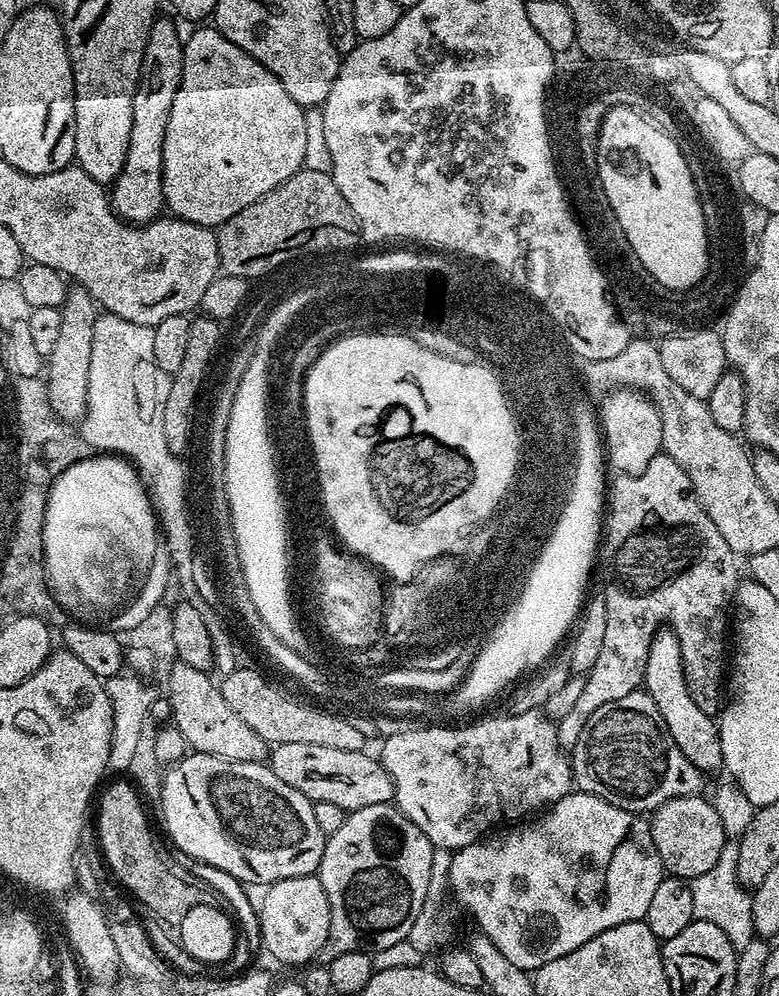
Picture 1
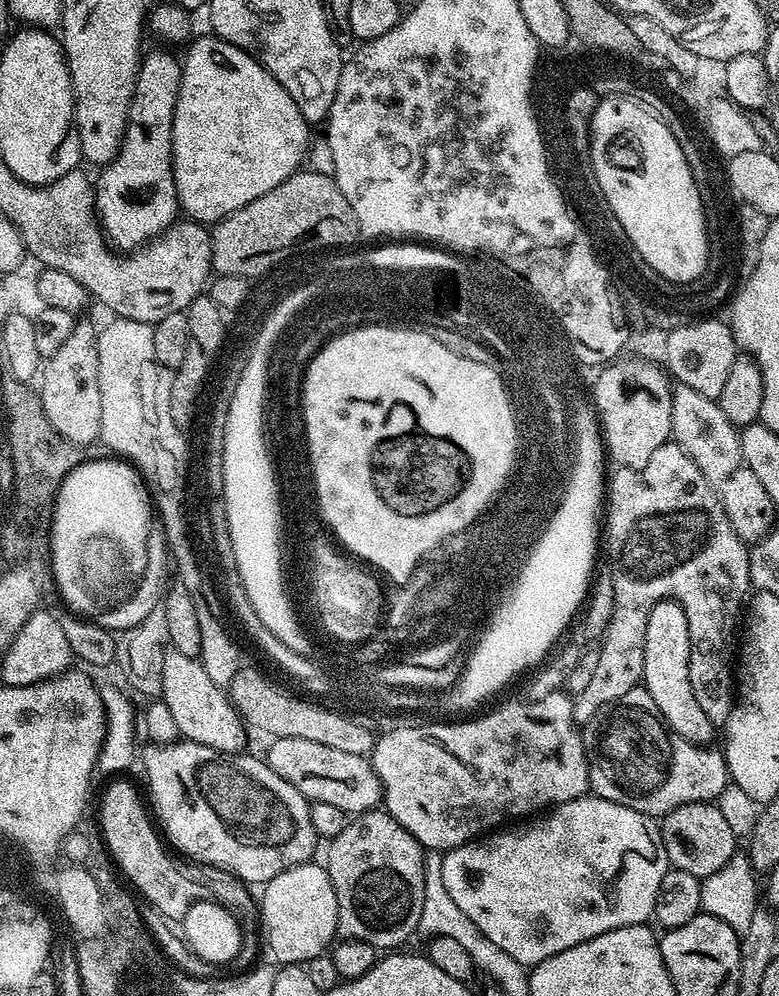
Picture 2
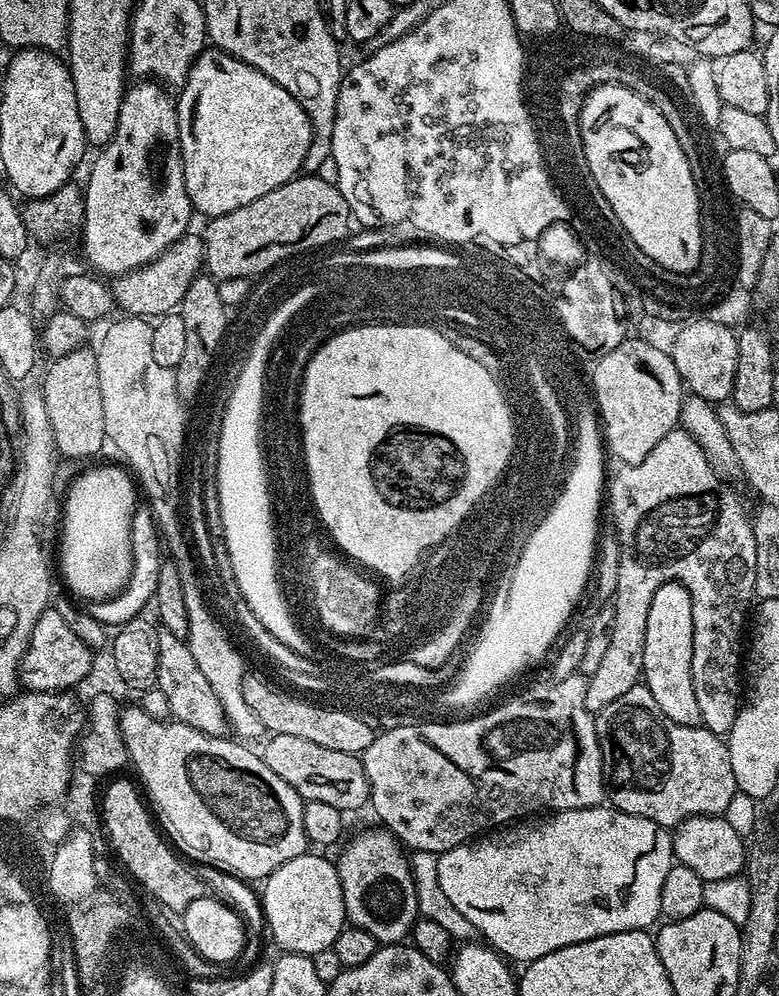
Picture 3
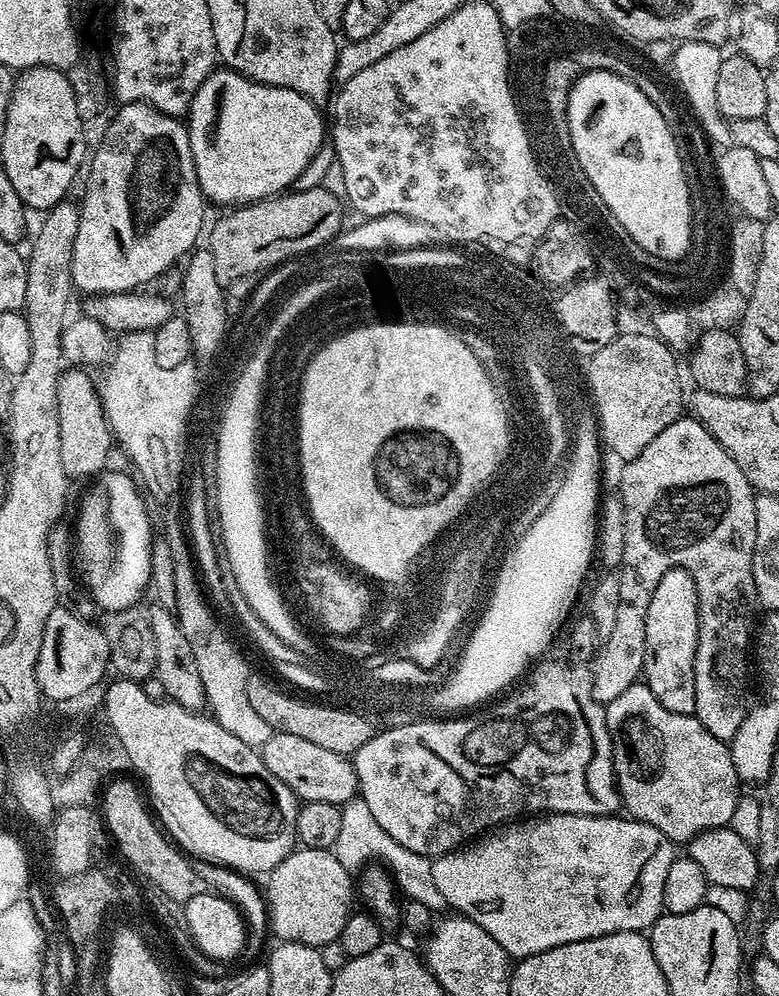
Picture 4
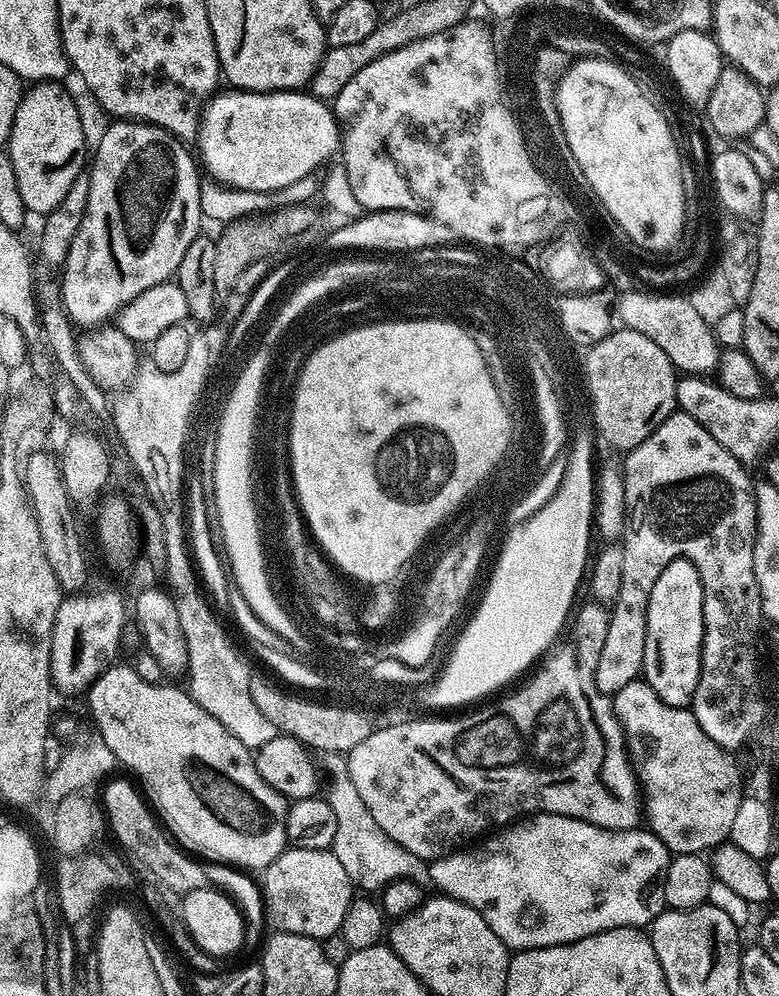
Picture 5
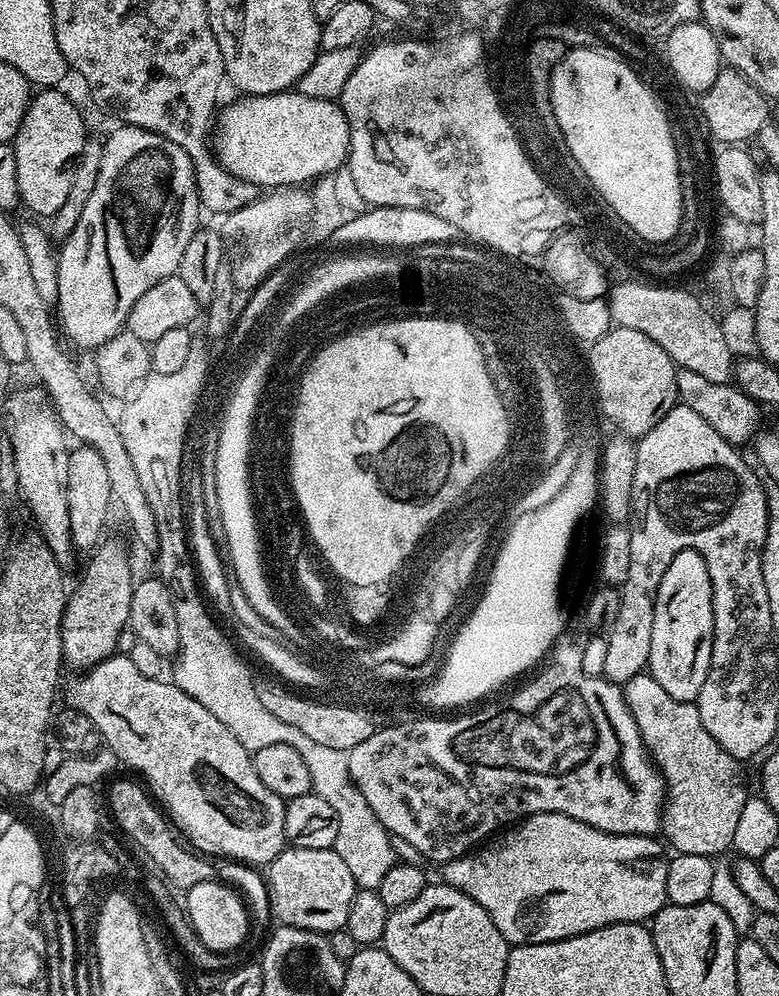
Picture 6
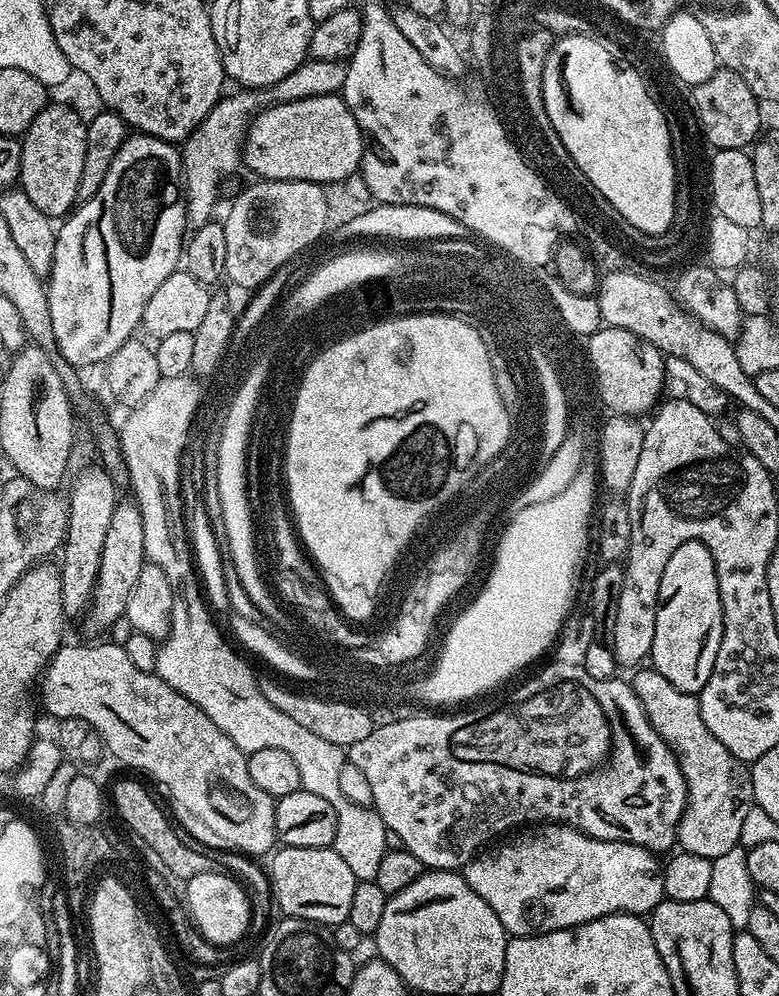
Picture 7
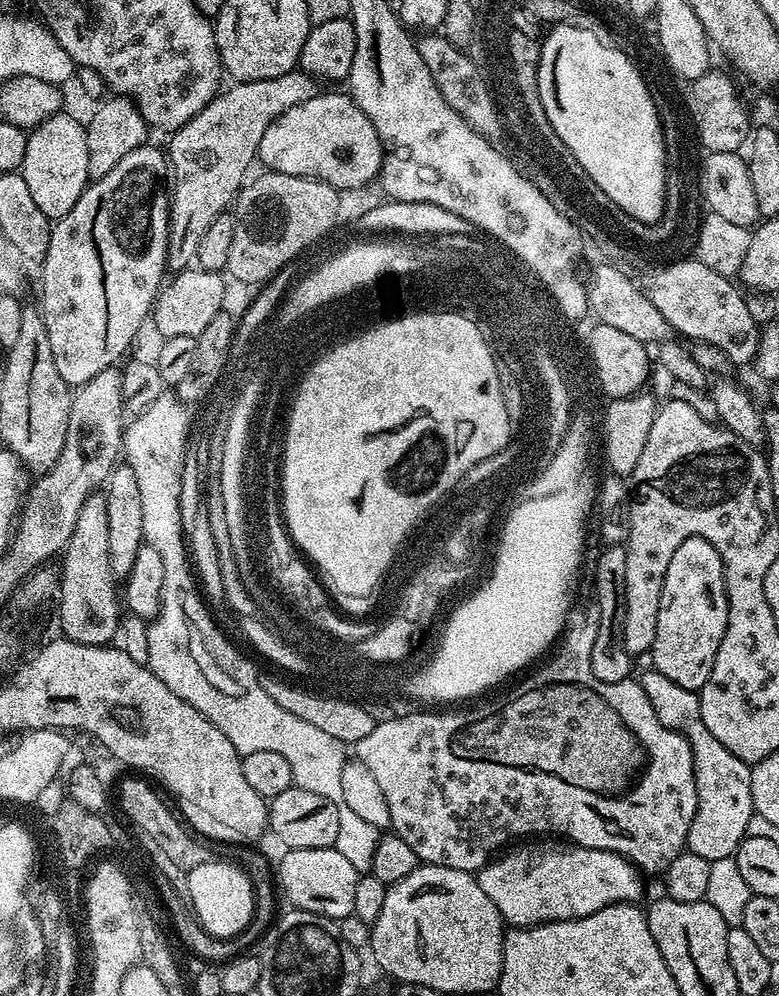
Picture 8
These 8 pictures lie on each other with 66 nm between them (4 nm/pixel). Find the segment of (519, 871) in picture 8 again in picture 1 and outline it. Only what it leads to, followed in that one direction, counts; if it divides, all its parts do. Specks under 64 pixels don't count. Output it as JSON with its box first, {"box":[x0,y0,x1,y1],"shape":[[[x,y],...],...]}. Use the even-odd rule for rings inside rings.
{"box":[448,790,662,974],"shape":[[[579,790],[569,792],[540,815],[525,819],[523,822],[513,823],[511,826],[501,827],[491,834],[481,836],[470,846],[455,849],[452,854],[452,865],[448,867],[448,882],[451,891],[456,891],[456,896],[464,903],[465,910],[476,919],[476,924],[480,927],[477,929],[483,936],[490,938],[490,942],[494,942],[494,946],[498,946],[498,950],[502,950],[502,954],[506,954],[506,958],[514,962],[514,966],[523,968],[529,974],[546,966],[546,962],[554,962],[554,958],[562,958],[562,954],[570,954],[570,950],[578,950],[582,942],[590,942],[590,938],[602,934],[602,930],[610,930],[622,922],[644,920],[646,910],[650,910],[650,898],[662,879],[660,859],[652,841],[652,827],[643,815],[627,812],[625,808],[619,808],[594,794]]]}

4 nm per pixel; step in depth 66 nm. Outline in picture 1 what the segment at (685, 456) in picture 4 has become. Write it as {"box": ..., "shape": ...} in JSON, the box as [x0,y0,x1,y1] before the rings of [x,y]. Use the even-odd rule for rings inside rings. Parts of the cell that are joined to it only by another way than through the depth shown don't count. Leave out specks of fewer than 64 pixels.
{"box":[556,454,742,750],"shape":[[[661,454],[650,458],[650,466],[646,466],[646,470],[642,470],[642,474],[634,474],[633,476],[617,475],[616,481],[611,481],[610,487],[606,492],[606,519],[602,524],[602,555],[599,557],[598,564],[604,567],[604,589],[602,595],[606,602],[606,635],[602,641],[602,651],[598,654],[598,662],[594,662],[594,666],[589,668],[586,673],[586,686],[579,699],[576,699],[574,707],[567,712],[565,717],[558,720],[556,725],[556,733],[558,734],[558,742],[561,748],[570,750],[578,742],[578,734],[582,734],[582,726],[586,726],[586,718],[590,718],[590,714],[594,714],[594,710],[598,710],[598,706],[606,706],[606,702],[614,702],[618,698],[626,698],[626,694],[637,691],[643,685],[644,671],[646,670],[646,662],[648,661],[648,651],[650,650],[650,642],[653,636],[660,631],[661,627],[667,625],[671,628],[672,633],[678,638],[680,649],[682,650],[682,666],[684,673],[688,679],[688,689],[690,690],[690,698],[694,698],[695,704],[701,710],[706,710],[706,714],[715,717],[722,708],[722,696],[720,700],[720,683],[726,680],[726,652],[724,656],[724,639],[730,636],[730,609],[733,607],[736,598],[736,588],[740,585],[742,572],[736,569],[738,556],[732,552],[730,546],[726,544],[726,540],[722,538],[722,534],[718,532],[718,527],[714,526],[711,521],[710,514],[706,512],[700,504],[699,499],[692,491],[690,478],[687,471],[682,468],[674,460],[674,458]]]}

